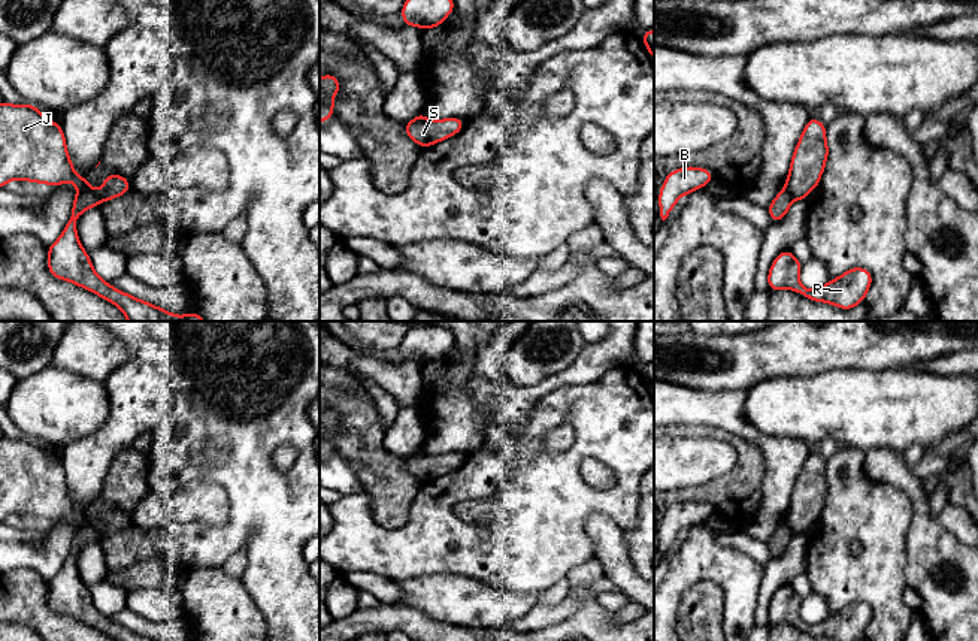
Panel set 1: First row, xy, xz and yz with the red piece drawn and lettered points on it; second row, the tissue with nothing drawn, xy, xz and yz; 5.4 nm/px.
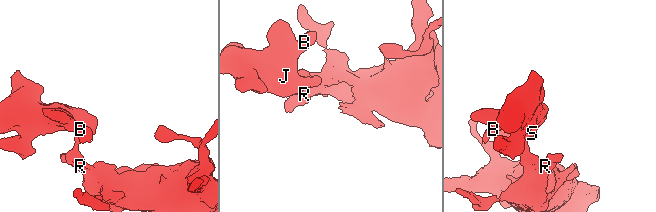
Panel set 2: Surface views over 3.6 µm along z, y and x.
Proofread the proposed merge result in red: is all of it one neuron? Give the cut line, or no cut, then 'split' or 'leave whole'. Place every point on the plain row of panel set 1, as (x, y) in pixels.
cut xy (78, 526), (91, 526), (100, 535); split

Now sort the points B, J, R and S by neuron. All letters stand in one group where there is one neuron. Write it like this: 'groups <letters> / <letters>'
groups B J S / R

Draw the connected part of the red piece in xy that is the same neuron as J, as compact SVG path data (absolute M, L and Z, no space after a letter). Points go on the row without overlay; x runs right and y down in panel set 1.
M0 438L0 523L9 515L31 515L37 518L61 520L75 517L78 527L93 526L100 536L112 535L131 524L130 515L118 508L105 513L103 521L94 526L85 511L78 511L66 483L64 466L61 460L45 451L33 439Z

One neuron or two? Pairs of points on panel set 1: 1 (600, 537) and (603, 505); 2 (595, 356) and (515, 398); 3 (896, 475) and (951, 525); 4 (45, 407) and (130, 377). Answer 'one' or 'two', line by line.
1: two
2: one
3: two
4: two

